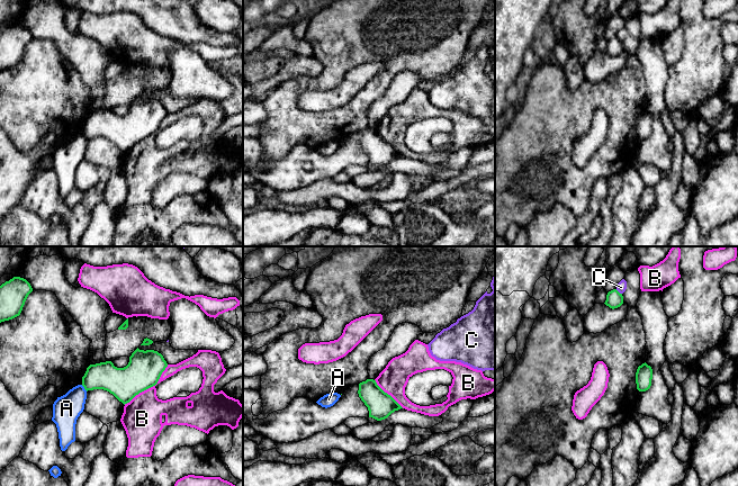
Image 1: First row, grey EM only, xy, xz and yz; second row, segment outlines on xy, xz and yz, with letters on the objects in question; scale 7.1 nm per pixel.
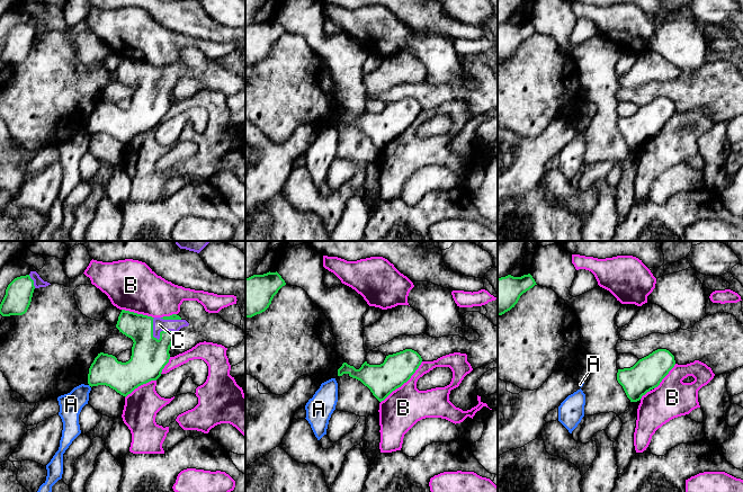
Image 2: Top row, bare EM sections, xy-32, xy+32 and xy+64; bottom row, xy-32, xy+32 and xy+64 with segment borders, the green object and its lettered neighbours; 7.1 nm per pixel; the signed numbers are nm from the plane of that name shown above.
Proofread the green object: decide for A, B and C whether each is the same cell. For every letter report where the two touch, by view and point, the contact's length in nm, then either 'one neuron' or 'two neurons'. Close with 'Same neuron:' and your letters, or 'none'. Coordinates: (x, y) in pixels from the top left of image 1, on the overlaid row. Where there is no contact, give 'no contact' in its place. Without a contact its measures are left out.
A: xy (84, 388) | 60 nm | two neurons
B: xy (149, 387) | 420 nm | two neurons
C: yz (618, 291) | 60 nm | one neuron
Same neuron: C

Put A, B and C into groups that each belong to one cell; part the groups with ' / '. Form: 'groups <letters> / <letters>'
groups A / B / C

